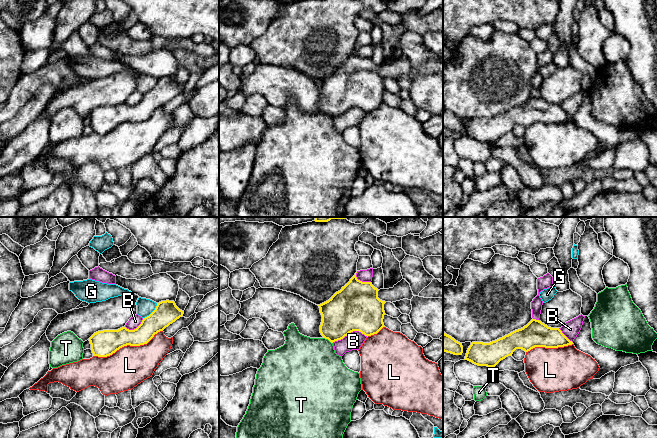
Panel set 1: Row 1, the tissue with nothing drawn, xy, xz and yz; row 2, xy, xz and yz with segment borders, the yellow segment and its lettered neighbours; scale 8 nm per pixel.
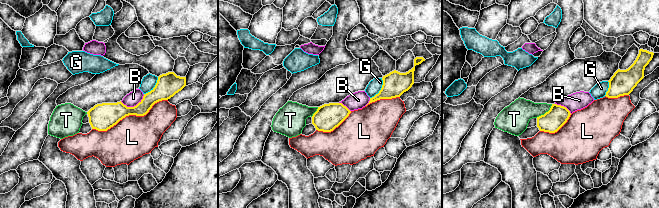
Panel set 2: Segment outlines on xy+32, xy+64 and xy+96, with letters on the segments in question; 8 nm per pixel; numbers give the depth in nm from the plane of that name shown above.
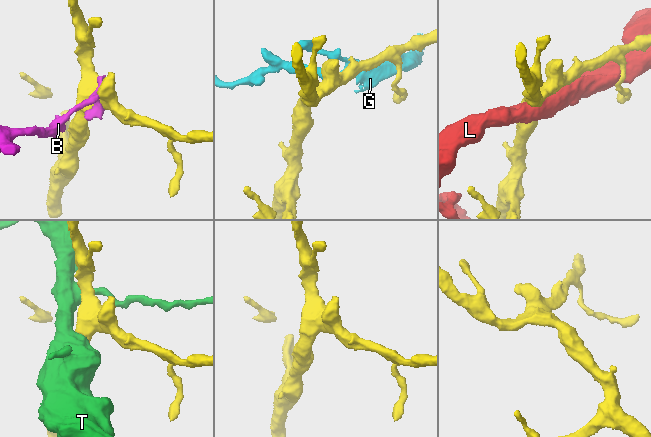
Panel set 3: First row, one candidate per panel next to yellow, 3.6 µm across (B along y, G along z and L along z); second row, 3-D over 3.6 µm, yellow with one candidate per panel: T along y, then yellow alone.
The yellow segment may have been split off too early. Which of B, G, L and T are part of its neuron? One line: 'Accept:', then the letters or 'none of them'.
Accept: none of them

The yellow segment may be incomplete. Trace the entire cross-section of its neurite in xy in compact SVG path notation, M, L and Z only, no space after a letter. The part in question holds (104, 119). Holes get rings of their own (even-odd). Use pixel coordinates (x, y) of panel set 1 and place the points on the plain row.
M161 77L157 79L155 86L143 94L141 100L134 106L122 103L118 106L103 106L94 109L89 114L93 132L107 133L127 121L147 120L155 110L163 107L183 90L184 87L180 86L174 77Z

